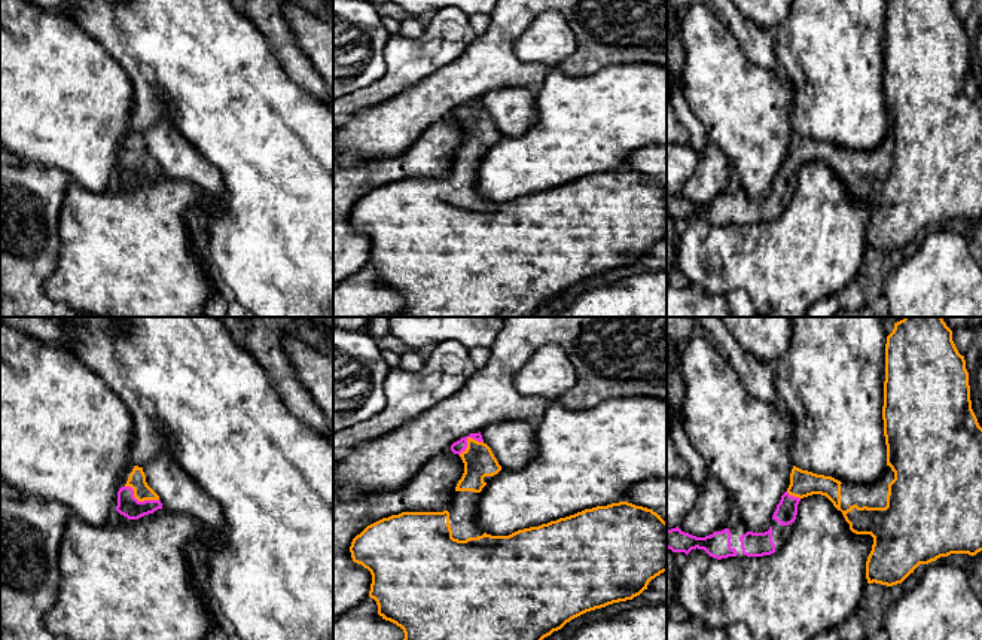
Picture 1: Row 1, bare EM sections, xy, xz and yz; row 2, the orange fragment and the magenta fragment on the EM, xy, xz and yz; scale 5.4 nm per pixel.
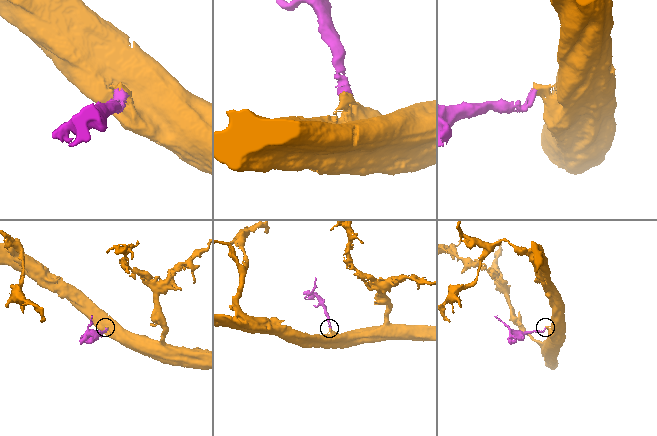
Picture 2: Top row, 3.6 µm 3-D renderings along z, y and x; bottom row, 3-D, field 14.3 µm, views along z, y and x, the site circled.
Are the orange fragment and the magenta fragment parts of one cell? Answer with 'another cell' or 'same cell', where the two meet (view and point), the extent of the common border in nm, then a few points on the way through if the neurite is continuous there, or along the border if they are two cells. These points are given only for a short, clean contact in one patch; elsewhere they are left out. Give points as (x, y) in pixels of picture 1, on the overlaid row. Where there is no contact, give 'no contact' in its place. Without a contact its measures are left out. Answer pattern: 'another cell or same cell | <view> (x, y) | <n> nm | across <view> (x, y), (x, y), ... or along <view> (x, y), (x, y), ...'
same cell | xy (140, 500) | 200 nm | across xy (137, 480), (140, 500), (128, 506)

